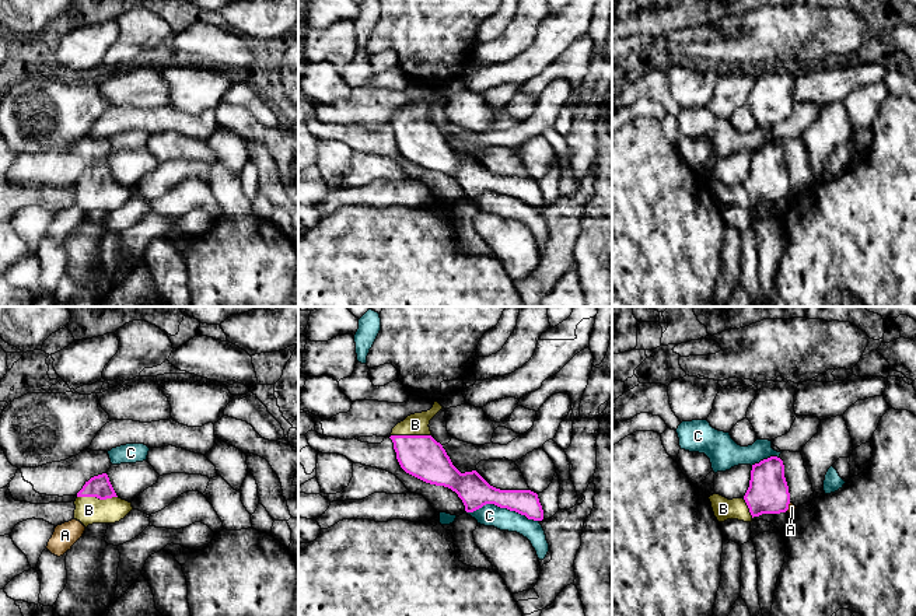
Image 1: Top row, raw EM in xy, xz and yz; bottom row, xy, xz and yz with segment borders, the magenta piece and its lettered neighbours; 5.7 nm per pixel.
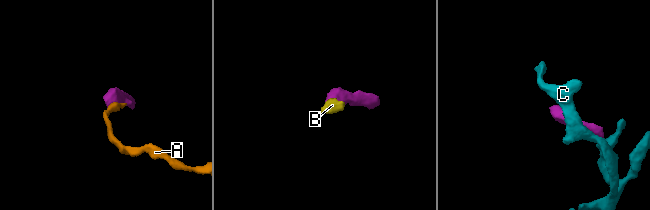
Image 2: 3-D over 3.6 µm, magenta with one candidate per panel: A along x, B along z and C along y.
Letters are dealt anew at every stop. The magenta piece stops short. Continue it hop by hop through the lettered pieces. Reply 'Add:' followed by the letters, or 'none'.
Add: B

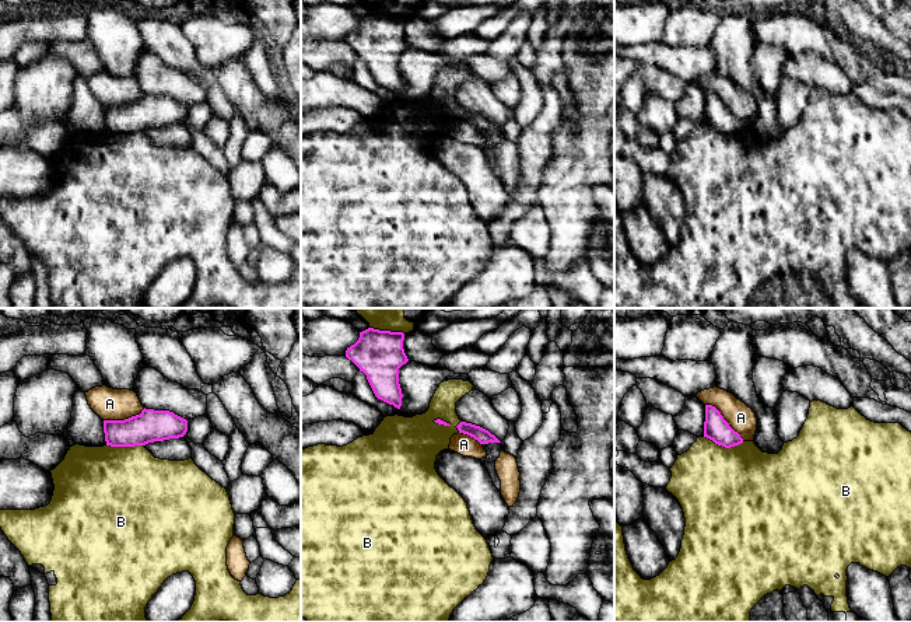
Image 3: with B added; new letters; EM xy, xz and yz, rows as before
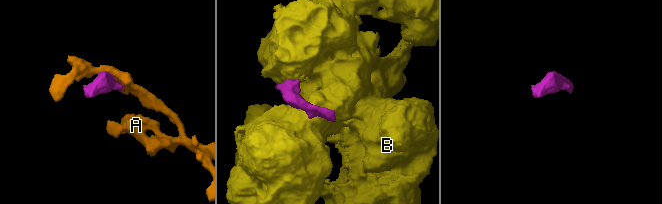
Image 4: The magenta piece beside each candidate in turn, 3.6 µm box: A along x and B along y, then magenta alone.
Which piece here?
Add: none

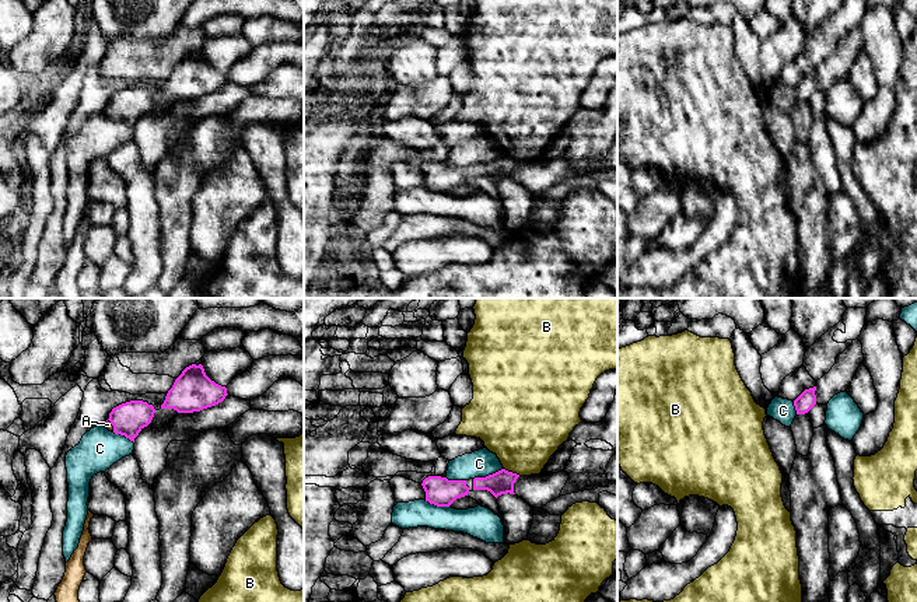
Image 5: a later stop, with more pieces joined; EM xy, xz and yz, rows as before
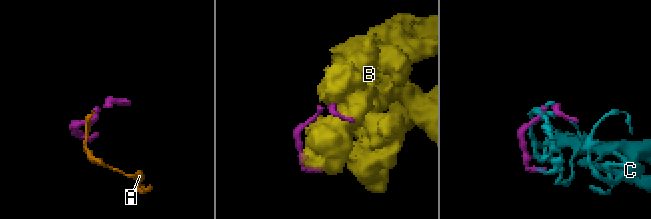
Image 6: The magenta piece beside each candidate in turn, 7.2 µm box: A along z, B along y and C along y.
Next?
Add: A

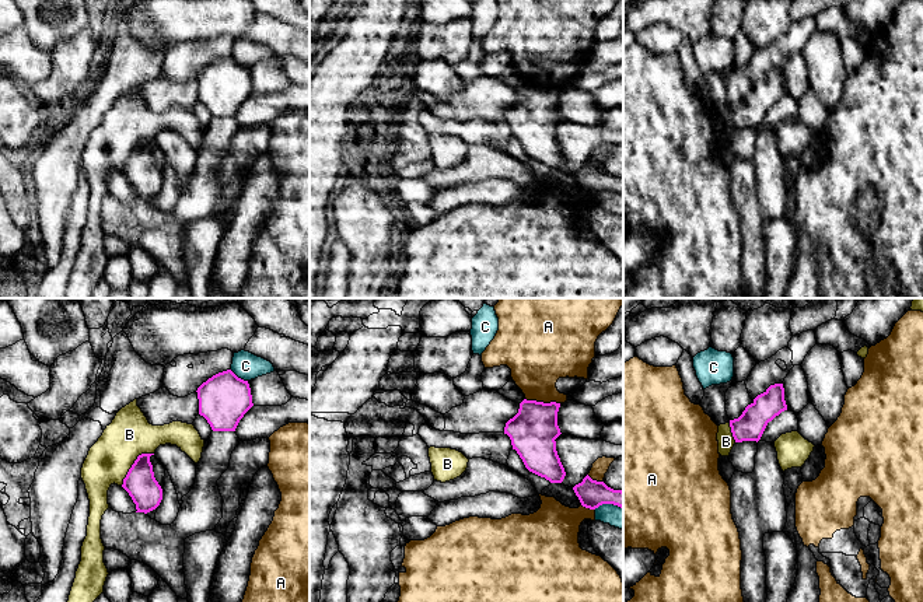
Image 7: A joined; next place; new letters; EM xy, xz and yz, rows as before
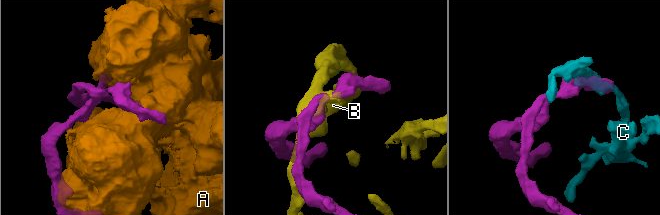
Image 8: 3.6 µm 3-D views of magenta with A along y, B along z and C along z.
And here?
Add: none

